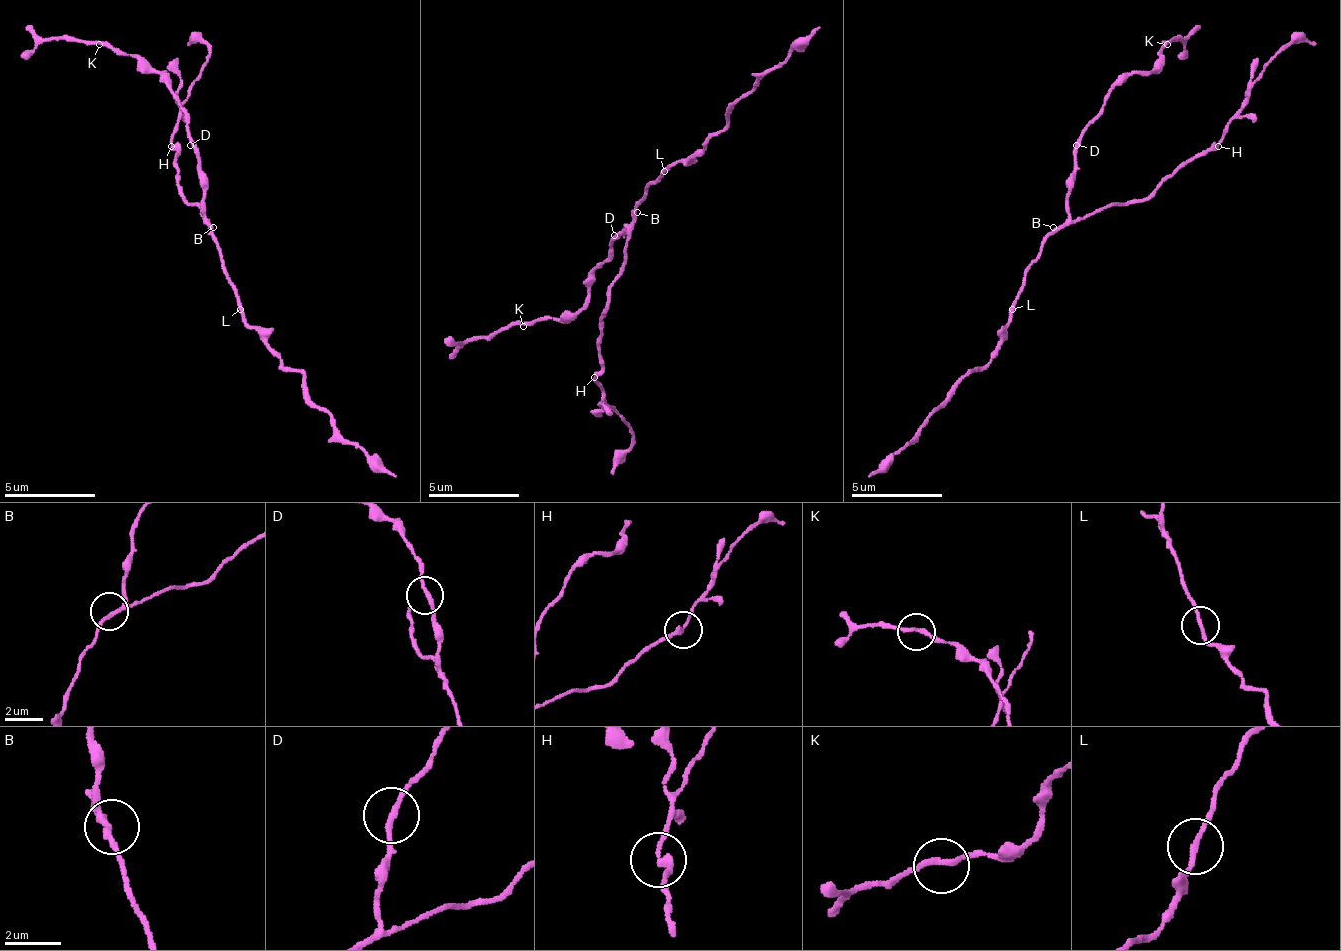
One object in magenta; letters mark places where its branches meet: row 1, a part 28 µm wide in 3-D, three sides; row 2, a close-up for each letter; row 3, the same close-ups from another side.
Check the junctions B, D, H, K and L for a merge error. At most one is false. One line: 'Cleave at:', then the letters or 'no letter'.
Cleave at: no letter

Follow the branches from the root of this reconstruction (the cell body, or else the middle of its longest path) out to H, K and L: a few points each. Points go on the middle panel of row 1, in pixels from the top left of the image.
H: (632, 212), (627, 257), (618, 271), (618, 280), (609, 289), (609, 307), (600, 321), (600, 371), (596, 376)
K: (632, 212), (627, 230), (614, 239), (614, 253), (596, 271), (586, 298), (573, 312), (541, 317), (523, 326)
L: (632, 212), (646, 198), (646, 189), (664, 171)

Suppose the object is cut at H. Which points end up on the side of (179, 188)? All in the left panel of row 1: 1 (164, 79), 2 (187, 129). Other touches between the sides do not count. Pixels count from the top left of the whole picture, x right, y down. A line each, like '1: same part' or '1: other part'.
1: same part
2: same part

